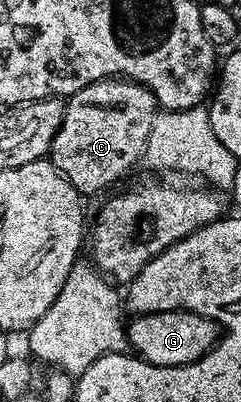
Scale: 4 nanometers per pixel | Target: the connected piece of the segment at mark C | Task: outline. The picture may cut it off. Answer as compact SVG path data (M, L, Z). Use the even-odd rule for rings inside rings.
M125 78L92 82L71 94L65 101L65 106L64 122L60 122L56 138L52 138L48 159L64 178L68 178L68 182L72 182L79 194L102 192L105 188L112 187L137 160L139 163L145 157L148 134L152 134L154 118L160 111L158 99L143 84Z

